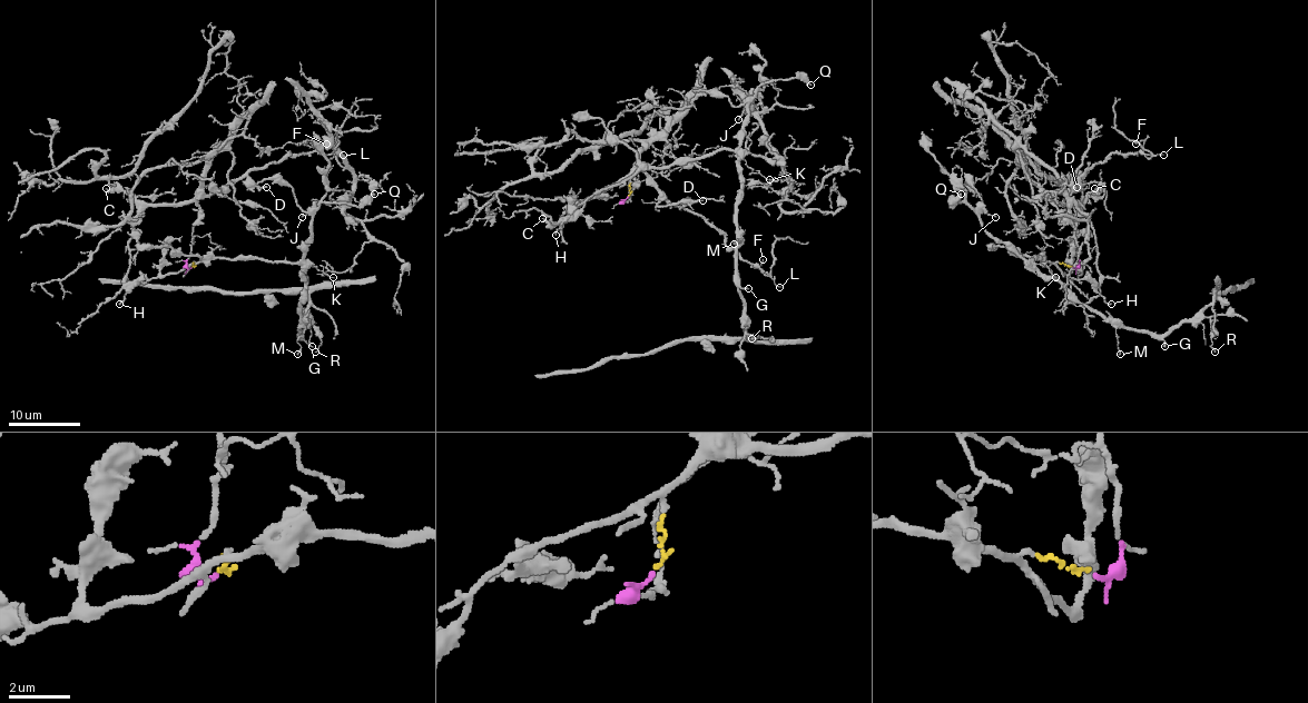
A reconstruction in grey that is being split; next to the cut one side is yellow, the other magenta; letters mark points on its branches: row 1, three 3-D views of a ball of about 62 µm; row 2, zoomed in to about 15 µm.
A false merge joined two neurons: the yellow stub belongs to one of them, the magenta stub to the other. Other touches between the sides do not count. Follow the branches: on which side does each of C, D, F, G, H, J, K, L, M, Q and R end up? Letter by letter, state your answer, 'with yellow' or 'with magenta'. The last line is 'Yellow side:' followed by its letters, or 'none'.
C: with magenta
D: with magenta
F: with magenta
G: with yellow
H: with yellow
J: with yellow
K: with yellow
L: with magenta
M: with yellow
Q: with yellow
R: with yellow
Yellow side: G, H, J, K, M, Q, R

